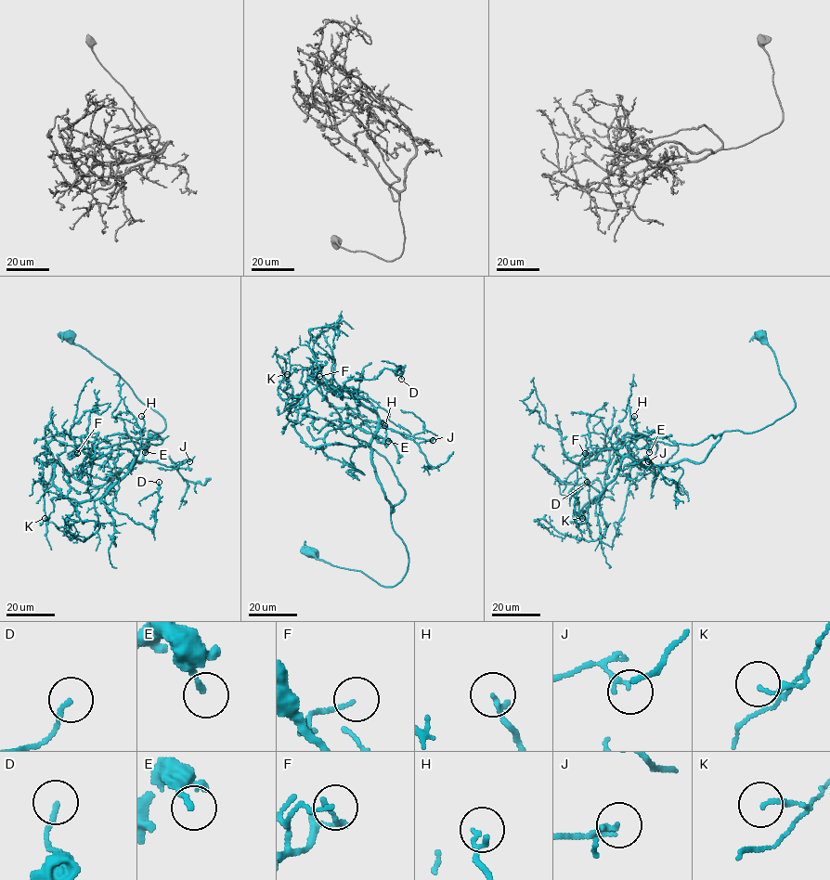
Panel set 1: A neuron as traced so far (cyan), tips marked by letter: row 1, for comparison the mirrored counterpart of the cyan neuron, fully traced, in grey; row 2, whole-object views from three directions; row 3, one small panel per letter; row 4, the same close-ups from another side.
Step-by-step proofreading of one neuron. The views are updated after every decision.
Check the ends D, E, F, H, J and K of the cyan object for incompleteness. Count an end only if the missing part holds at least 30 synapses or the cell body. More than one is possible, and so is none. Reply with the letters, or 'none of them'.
none of them

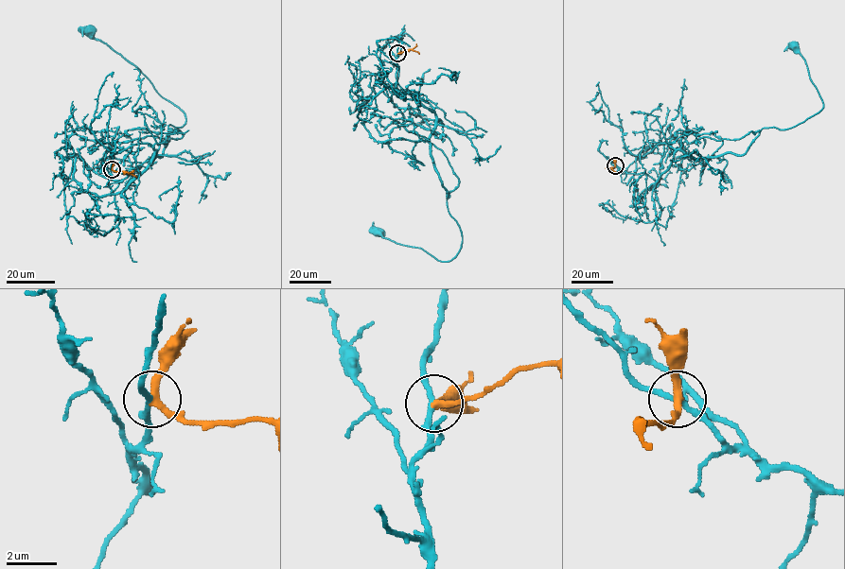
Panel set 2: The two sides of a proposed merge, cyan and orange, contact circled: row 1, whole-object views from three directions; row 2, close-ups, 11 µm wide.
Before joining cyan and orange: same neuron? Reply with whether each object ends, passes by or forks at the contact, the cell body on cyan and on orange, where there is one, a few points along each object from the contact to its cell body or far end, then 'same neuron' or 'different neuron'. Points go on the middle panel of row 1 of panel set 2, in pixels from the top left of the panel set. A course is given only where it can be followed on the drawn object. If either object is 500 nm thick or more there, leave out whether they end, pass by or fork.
cyan passes by; orange passes by; soma cyan (378, 232); soma orange none; course cyan (397, 53), (397, 96), (409, 93), (436, 116), (431, 156), (461, 247), (440, 261), (378, 232); course orange (397, 53), (412, 49), (419, 54); different neuron

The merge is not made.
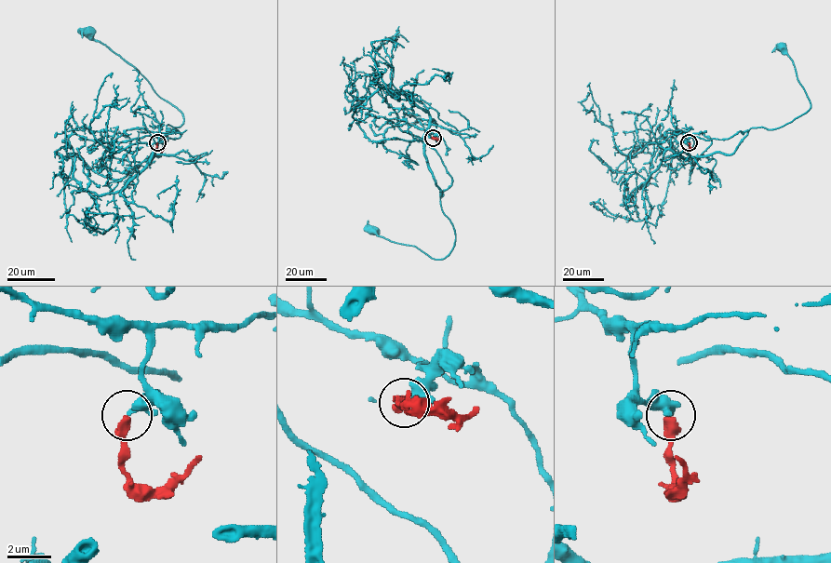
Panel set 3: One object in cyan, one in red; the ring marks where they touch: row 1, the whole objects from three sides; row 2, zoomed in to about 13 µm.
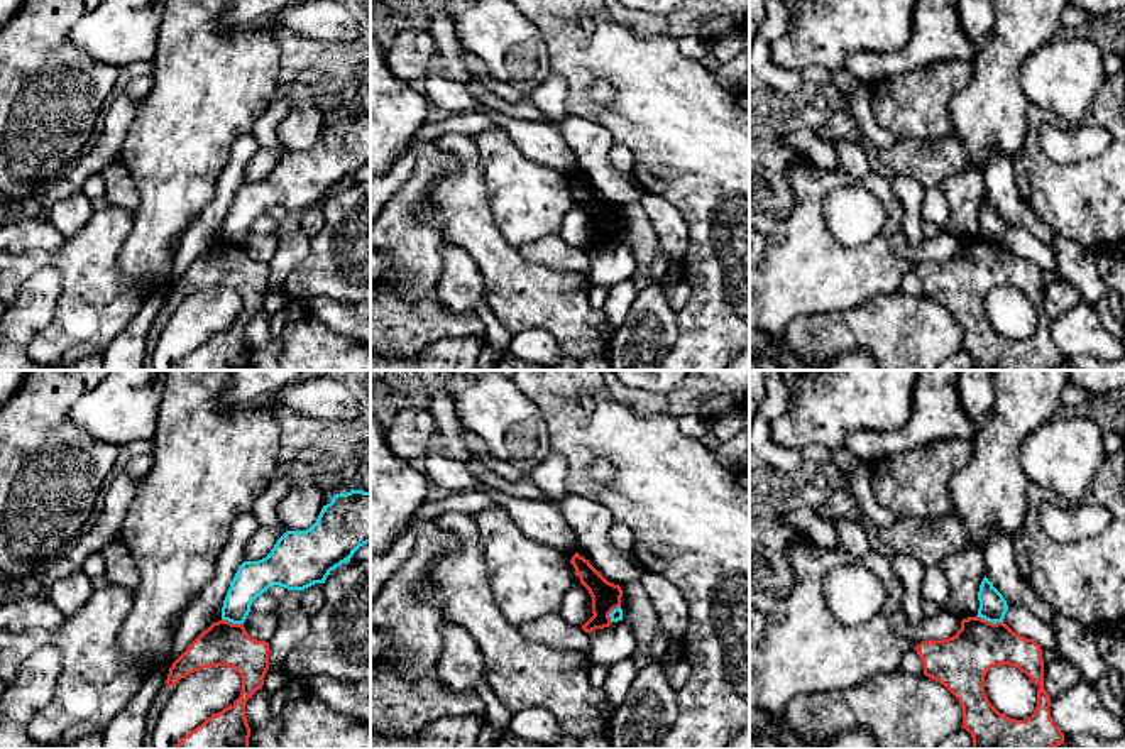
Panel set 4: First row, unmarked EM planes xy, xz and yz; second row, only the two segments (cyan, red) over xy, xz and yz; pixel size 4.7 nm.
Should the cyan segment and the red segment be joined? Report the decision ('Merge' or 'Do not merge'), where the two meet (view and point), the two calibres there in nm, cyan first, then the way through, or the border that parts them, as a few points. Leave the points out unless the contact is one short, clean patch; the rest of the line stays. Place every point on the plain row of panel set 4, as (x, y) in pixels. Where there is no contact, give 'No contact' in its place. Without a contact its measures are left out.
Do not merge. Touches cyan at yz (990, 242). Thickness 130 nm (cyan) against 260 nm. Boundary: yz (976, 237), (1002, 244)

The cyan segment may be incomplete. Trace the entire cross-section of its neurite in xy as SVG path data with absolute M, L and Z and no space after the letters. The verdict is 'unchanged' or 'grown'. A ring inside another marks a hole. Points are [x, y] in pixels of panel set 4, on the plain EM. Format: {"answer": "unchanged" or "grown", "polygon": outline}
{"answer": "unchanged", "polygon": "M352 110L333 117L310 150L286 152L266 179L239 188L223 221L222 240L244 245L252 223L269 208L301 213L315 205L325 205L332 191L350 183L367 164L370 113Z"}

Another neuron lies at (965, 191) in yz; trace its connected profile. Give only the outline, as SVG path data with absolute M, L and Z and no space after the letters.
M968 167L959 174L947 176L939 188L949 203L946 232L959 240L976 238L980 230L978 213L986 198L983 171Z

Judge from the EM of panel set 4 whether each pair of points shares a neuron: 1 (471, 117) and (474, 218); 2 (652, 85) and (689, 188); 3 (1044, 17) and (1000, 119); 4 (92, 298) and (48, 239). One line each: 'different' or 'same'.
1: different
2: same
3: same
4: different

